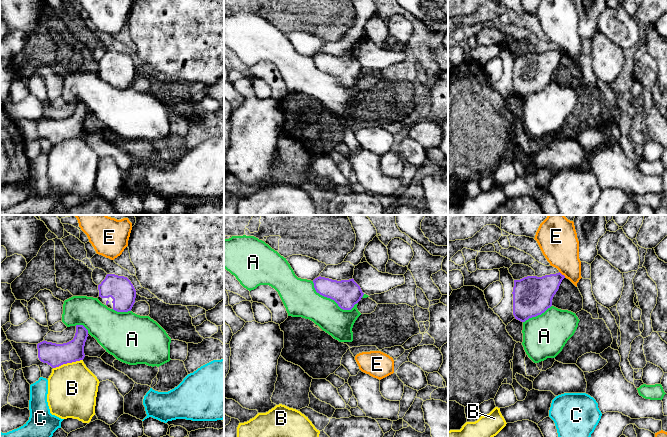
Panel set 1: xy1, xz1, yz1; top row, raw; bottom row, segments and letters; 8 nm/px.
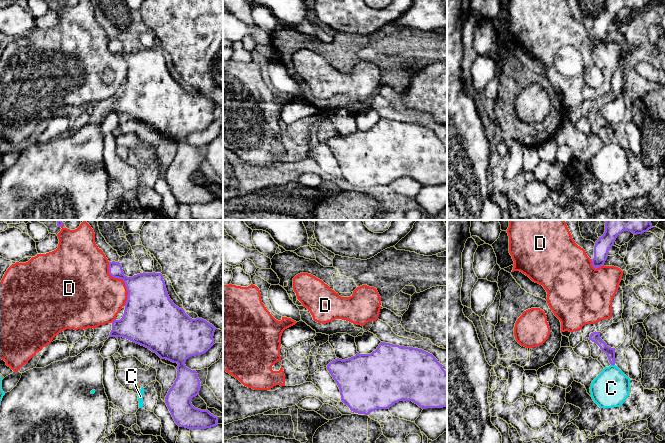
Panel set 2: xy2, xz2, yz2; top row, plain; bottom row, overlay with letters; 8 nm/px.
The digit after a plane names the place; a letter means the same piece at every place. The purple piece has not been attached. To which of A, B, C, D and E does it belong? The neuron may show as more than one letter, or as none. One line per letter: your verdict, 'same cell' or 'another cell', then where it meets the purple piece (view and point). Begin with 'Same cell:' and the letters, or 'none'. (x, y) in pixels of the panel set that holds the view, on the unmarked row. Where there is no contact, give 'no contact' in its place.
Same cell: none
A: another cell; contact xz1 (332, 75)
B: another cell; contact xy1 (67, 138)
C: another cell; contact yz2 (613, 140)
D: another cell; contact xy2 (123, 56)
E: another cell; contact yz1 (561, 50)

